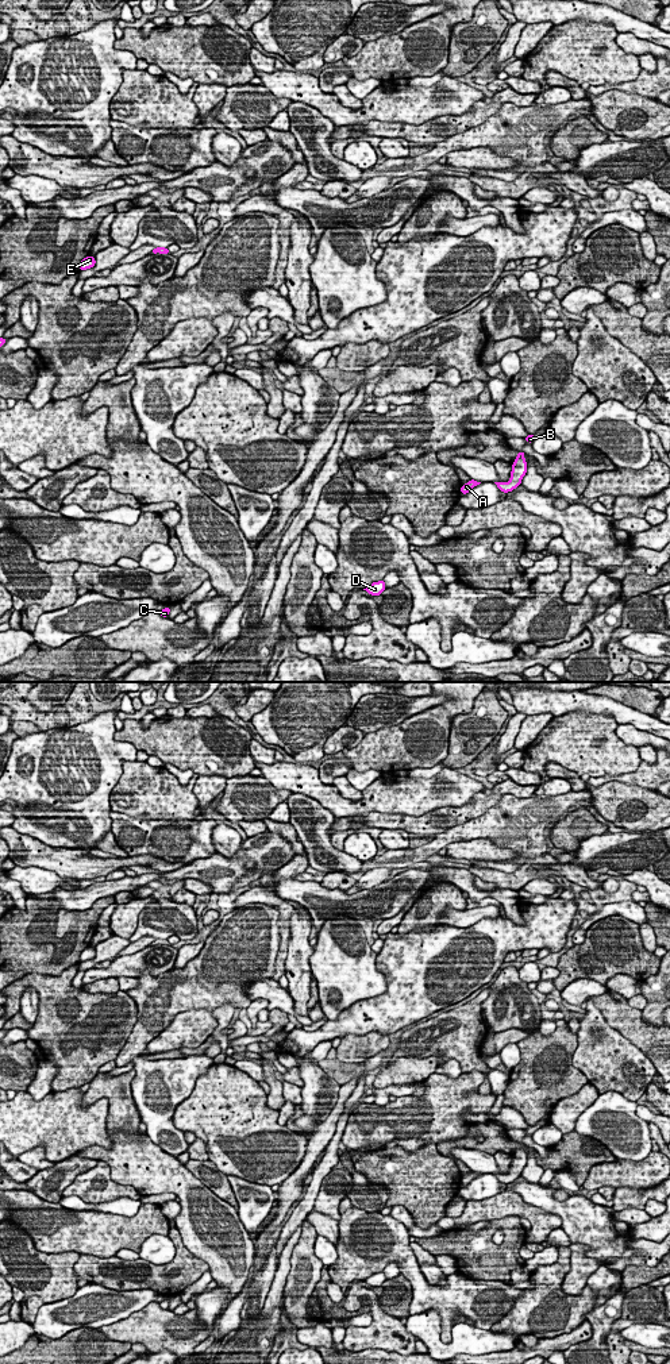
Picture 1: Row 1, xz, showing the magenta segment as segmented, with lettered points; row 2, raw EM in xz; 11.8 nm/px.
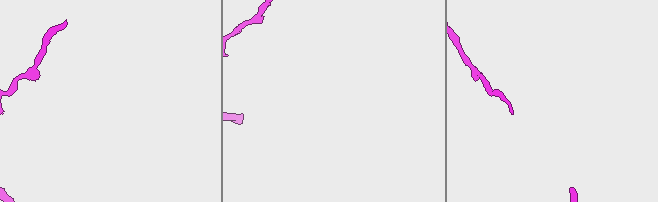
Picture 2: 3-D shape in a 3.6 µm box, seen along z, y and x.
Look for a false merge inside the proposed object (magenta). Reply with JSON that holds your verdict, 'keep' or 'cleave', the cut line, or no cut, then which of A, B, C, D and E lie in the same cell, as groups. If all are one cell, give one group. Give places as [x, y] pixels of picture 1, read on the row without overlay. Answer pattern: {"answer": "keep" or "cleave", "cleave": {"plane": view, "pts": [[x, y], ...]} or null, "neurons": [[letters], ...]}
{"answer": "keep", "cleave": null, "neurons": [["A", "B", "C", "D", "E"]]}

